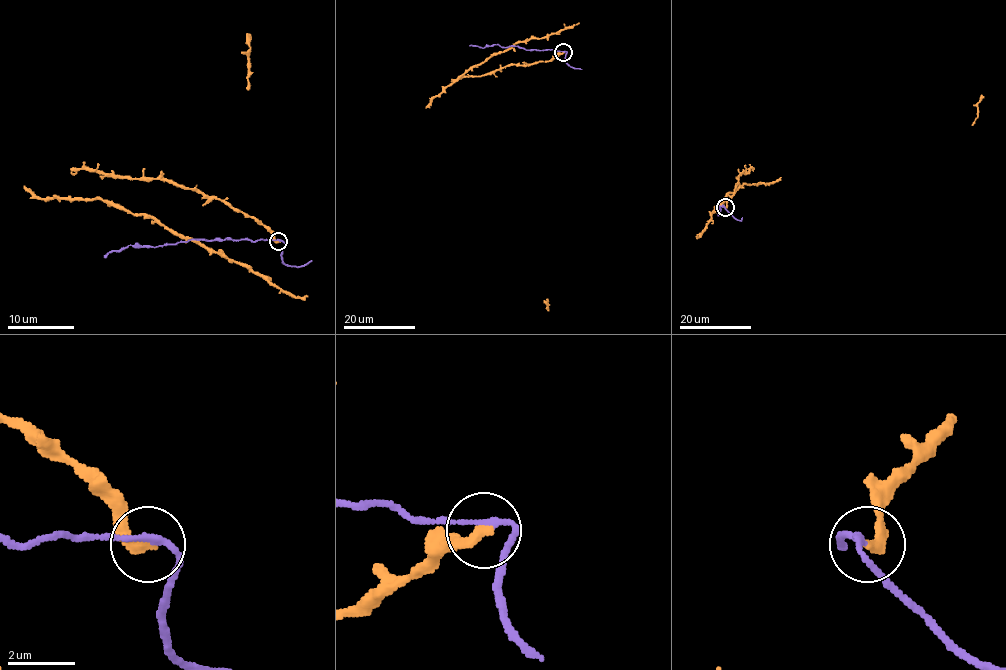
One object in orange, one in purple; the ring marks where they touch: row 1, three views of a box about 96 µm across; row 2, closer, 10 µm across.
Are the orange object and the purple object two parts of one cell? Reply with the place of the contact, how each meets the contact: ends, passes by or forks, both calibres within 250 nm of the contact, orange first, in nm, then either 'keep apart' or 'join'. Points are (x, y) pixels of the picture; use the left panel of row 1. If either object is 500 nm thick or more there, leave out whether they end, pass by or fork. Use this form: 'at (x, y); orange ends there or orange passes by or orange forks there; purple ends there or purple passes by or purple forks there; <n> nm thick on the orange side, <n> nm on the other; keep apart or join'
at (278, 241); orange ends there; purple passes by; 320 nm thick on the orange side, 160 nm on the other; keep apart

